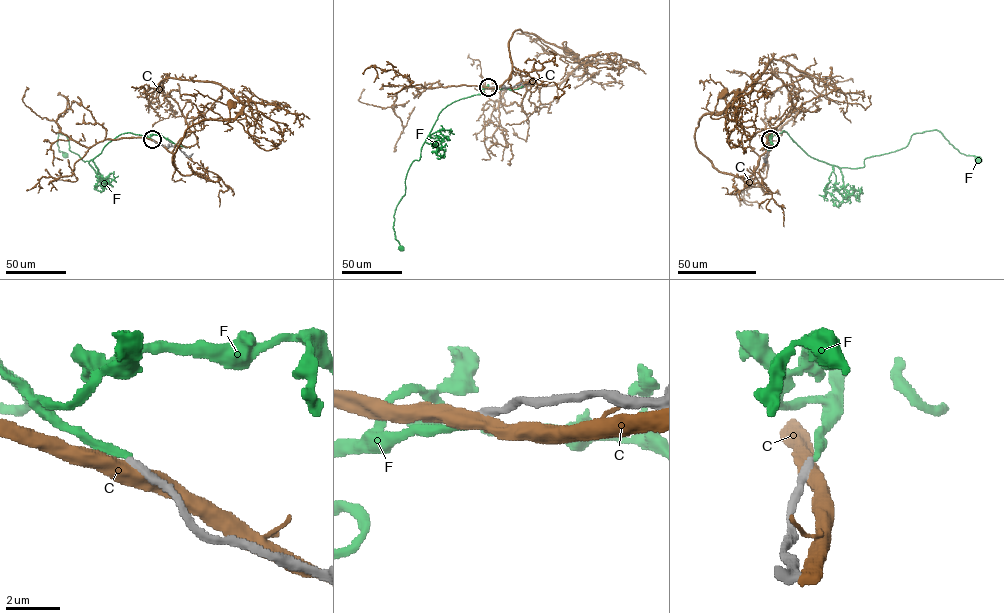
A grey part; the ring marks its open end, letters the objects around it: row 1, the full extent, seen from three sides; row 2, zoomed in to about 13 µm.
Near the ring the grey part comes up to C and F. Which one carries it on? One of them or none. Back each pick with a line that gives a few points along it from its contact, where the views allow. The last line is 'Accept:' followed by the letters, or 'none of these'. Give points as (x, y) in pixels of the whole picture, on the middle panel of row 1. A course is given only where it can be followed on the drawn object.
Accept: none of these

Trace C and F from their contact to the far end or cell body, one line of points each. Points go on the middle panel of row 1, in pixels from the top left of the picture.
C: (488, 87), (499, 87), (510, 78), (509, 41), (516, 30), (573, 52), (565, 50), (565, 41), (568, 52)
F: (488, 87), (445, 107), (423, 145), (419, 159), (409, 167), (405, 193), (394, 215), (395, 238), (401, 248)

